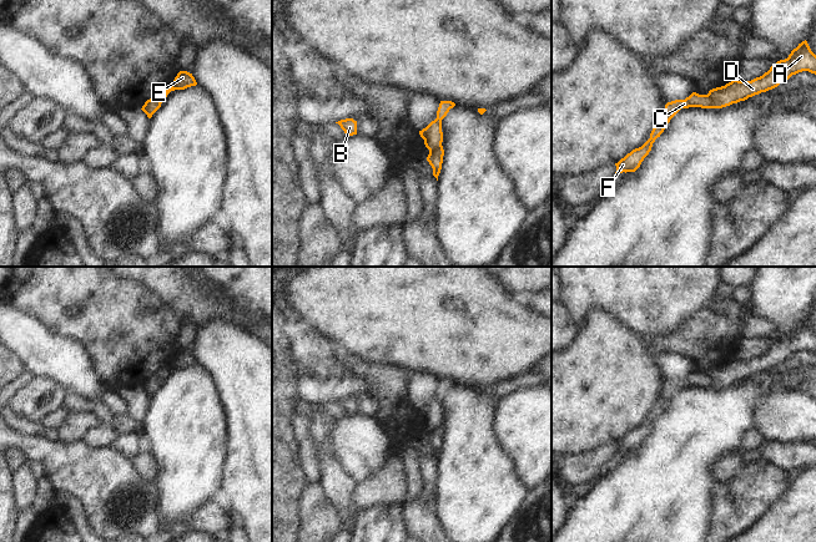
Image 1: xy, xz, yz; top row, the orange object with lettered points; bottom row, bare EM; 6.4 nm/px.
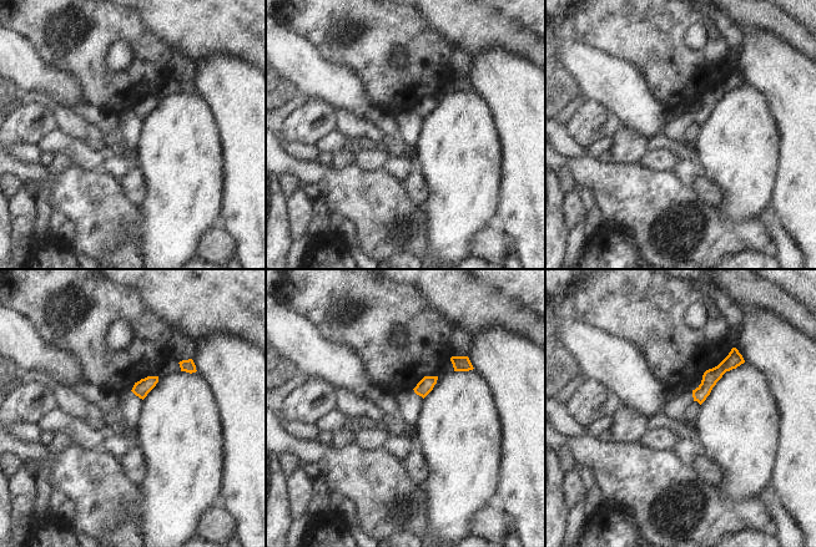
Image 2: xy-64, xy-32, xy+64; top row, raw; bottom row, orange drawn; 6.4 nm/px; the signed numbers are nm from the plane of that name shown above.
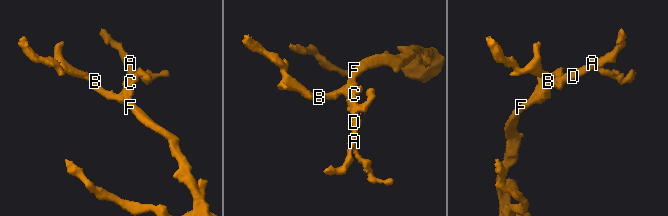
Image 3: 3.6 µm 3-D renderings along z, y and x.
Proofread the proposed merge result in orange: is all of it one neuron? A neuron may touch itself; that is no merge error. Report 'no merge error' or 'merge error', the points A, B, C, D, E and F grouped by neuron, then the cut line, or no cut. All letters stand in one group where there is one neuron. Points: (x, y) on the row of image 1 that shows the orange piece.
merge error | A D E / B C F | yz (706, 95), (713, 107)

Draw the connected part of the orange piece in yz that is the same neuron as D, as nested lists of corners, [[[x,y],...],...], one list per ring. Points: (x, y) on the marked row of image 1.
[[[806,40],[799,44],[787,59],[774,64],[762,76],[751,81],[732,80],[725,86],[710,90],[707,97],[711,101],[712,108],[722,108],[772,90],[792,75],[802,71],[816,75],[816,55],[811,51]]]

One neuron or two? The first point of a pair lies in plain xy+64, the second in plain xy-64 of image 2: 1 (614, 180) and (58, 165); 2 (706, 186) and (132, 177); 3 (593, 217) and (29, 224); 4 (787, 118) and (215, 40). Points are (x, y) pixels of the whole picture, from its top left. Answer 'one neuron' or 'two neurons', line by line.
1: two neurons
2: one neuron
3: two neurons
4: two neurons

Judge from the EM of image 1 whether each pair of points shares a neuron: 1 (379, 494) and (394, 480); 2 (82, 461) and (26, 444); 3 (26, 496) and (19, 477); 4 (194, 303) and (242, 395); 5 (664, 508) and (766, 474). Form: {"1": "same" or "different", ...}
{"1": "same", "2": "same", "3": "same", "4": "different", "5": "different"}

